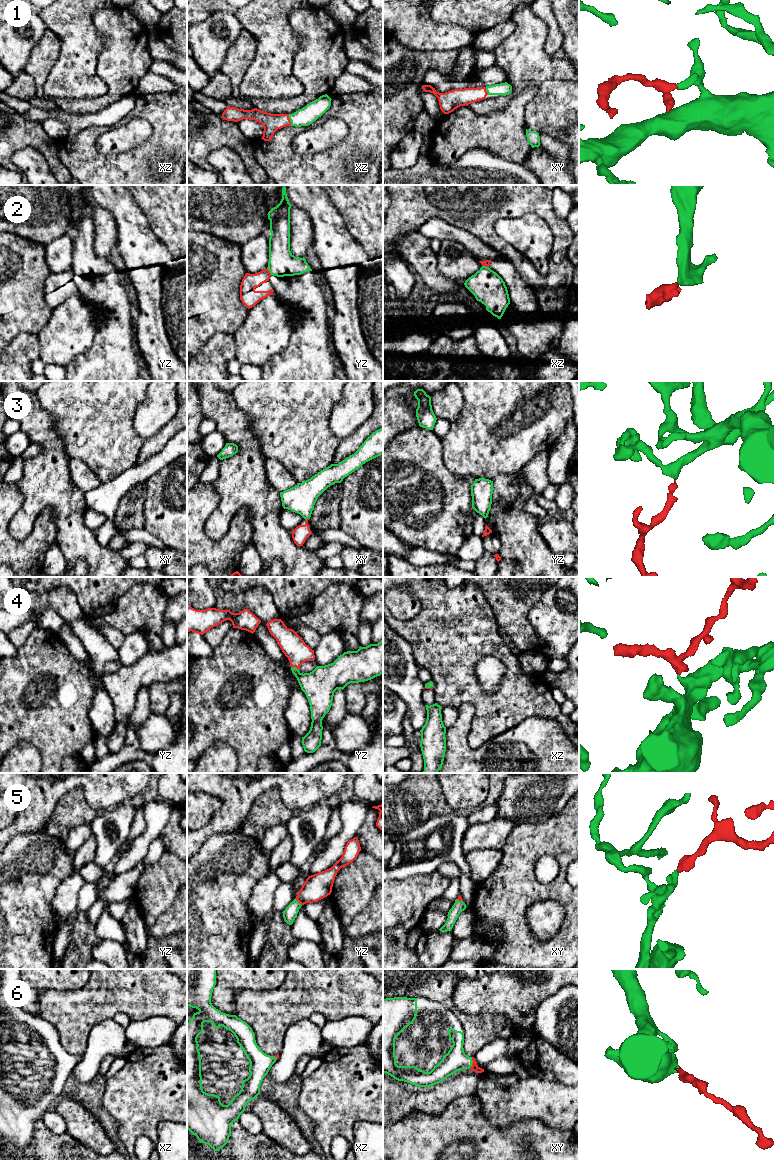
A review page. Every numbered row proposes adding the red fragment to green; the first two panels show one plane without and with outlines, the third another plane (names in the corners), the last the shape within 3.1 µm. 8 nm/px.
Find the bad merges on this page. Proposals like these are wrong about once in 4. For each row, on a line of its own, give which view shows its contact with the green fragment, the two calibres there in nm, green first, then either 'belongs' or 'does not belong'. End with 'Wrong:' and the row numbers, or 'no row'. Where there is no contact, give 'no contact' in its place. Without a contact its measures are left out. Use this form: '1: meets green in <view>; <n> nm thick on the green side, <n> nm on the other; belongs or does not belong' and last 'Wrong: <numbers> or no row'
1: meets green in xz; 150 nm thick on the green side, 140 nm on the other; belongs
2: meets green in yz; 220 nm thick on the green side, 130 nm on the other; does not belong
3: meets green in xy; 240 nm thick on the green side, 120 nm on the other; belongs
4: meets green in yz; 260 nm thick on the green side, 190 nm on the other; belongs
5: meets green in yz; 110 nm thick on the green side, 200 nm on the other; belongs
6: meets green in xy; 170 nm thick on the green side, 60 nm on the other; belongs
Wrong: 2

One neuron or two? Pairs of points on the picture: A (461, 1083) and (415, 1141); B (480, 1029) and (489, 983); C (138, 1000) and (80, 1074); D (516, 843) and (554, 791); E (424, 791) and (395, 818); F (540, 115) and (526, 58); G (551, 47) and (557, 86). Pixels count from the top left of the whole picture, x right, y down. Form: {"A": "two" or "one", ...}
{"A": "two", "B": "two", "C": "two", "D": "two", "E": "one", "F": "one", "G": "two"}

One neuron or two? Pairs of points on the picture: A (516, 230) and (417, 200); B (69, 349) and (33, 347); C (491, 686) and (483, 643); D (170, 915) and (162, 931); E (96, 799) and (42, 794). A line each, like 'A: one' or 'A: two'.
A: two
B: two
C: two
D: one
E: one

